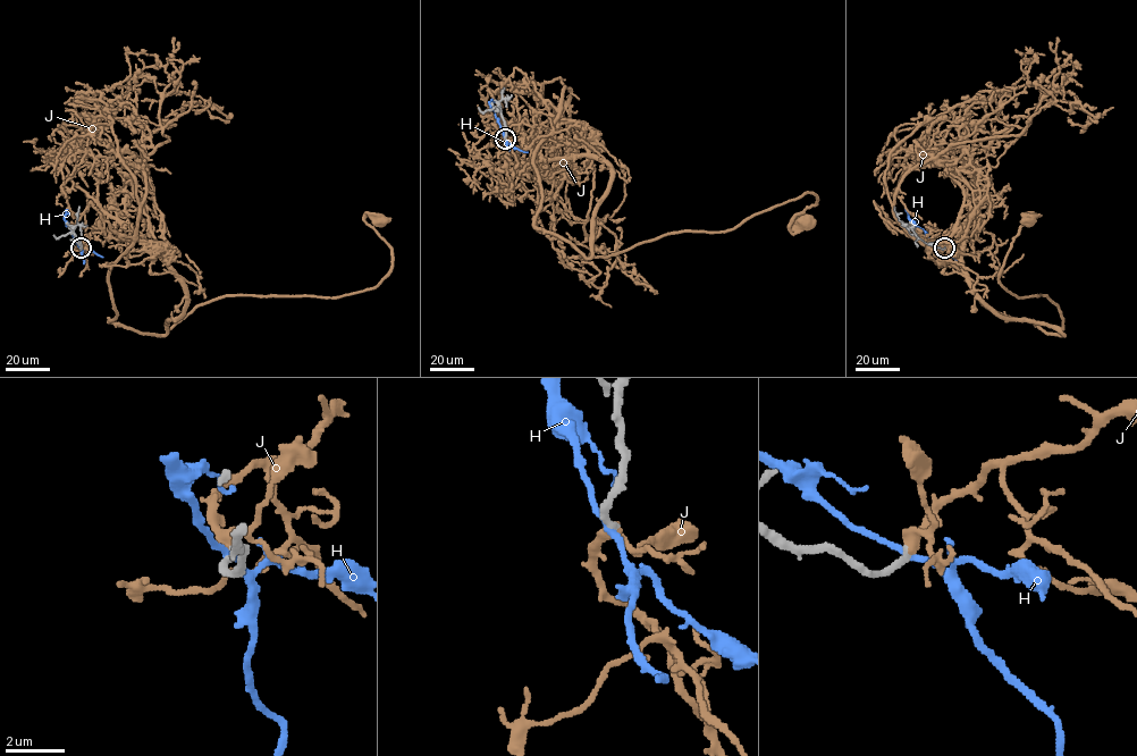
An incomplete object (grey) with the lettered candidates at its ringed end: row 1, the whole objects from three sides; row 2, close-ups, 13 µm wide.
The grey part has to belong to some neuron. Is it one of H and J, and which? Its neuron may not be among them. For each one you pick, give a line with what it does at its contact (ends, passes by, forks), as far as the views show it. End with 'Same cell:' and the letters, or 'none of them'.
J: It passes by
Same cell: J

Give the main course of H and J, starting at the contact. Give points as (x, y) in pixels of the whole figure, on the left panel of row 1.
H: (81, 248), (64, 218), (68, 208)
J: (81, 248), (124, 221), (183, 288), (170, 328), (220, 296), (375, 287), (392, 250), (364, 216), (382, 220)

